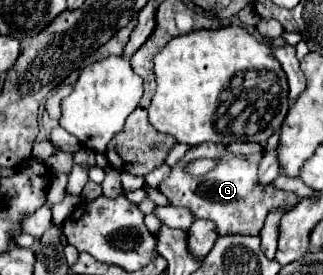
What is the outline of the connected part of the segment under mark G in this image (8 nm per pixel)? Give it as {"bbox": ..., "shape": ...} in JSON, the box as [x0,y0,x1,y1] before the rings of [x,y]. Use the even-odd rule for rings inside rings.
{"bbox":[158,144,298,234],"shape":[[[198,144],[198,146],[190,146],[190,150],[178,160],[178,164],[172,166],[170,176],[158,184],[158,190],[168,198],[168,202],[172,206],[188,208],[194,214],[194,218],[212,220],[216,224],[218,234],[230,234],[230,232],[258,234],[270,208],[278,208],[278,206],[294,208],[294,204],[298,202],[298,196],[294,192],[278,190],[270,184],[276,176],[278,176],[278,162],[276,162],[274,150],[266,152],[262,156],[262,160],[256,158],[256,162],[254,162],[252,156],[230,154],[220,144]],[[202,156],[220,158],[220,164],[210,174],[192,178],[190,174],[186,174],[184,168],[192,158],[202,158]],[[256,168],[258,168],[258,182],[256,182]],[[262,184],[266,184],[266,186],[262,186]]]}

